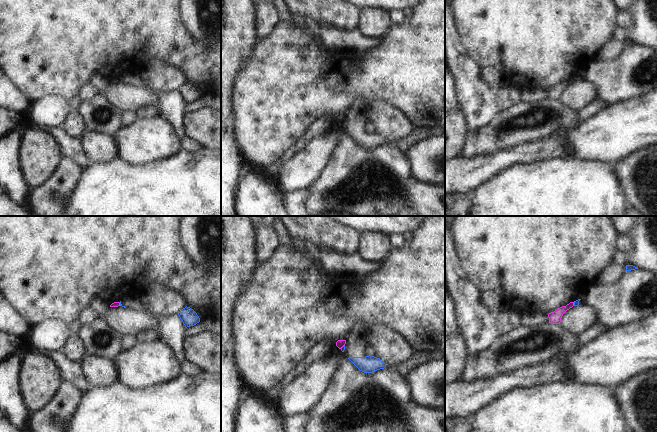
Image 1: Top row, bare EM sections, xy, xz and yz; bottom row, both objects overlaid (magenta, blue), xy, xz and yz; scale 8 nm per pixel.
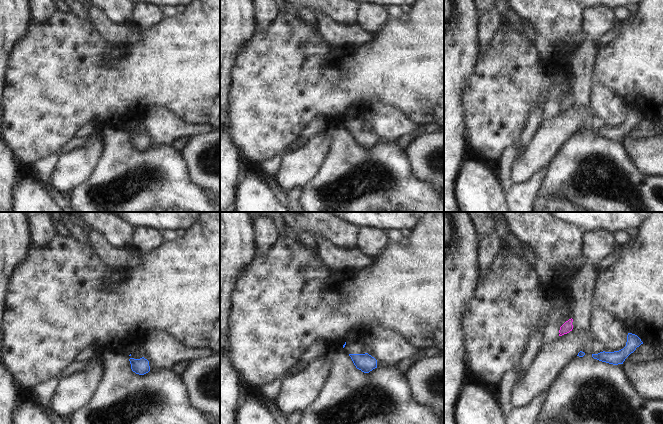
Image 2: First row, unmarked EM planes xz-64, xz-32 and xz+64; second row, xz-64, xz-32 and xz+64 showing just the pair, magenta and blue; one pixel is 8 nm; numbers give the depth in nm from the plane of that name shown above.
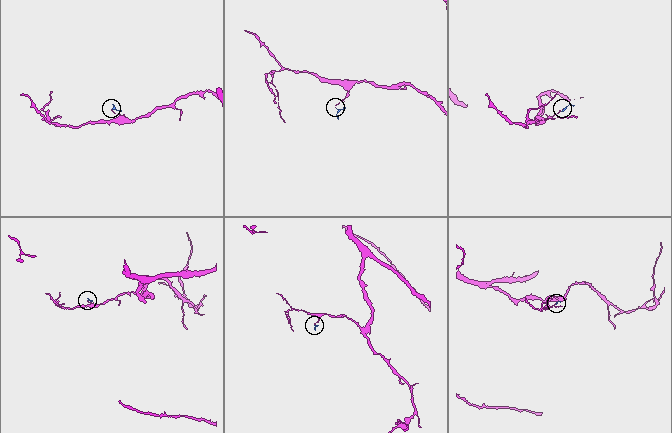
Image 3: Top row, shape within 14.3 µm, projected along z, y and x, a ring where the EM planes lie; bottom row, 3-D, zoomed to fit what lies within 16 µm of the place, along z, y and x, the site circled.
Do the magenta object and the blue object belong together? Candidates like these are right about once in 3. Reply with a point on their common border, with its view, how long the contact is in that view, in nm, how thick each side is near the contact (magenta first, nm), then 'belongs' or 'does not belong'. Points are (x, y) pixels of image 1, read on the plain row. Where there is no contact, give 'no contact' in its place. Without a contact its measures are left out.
xz (342, 122) | 50 nm | 60/30 nm | does not belong

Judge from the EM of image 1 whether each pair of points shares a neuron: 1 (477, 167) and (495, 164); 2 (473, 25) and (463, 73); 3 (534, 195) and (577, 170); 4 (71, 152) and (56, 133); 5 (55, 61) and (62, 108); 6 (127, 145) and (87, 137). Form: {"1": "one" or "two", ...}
{"1": "one", "2": "two", "3": "one", "4": "one", "5": "two", "6": "two"}

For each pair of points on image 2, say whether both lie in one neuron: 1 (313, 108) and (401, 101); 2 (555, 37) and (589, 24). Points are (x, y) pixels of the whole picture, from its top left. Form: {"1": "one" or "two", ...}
{"1": "one", "2": "two"}

